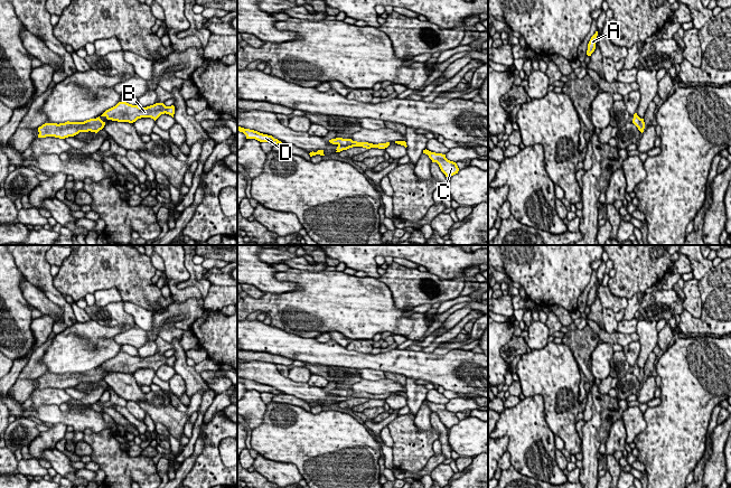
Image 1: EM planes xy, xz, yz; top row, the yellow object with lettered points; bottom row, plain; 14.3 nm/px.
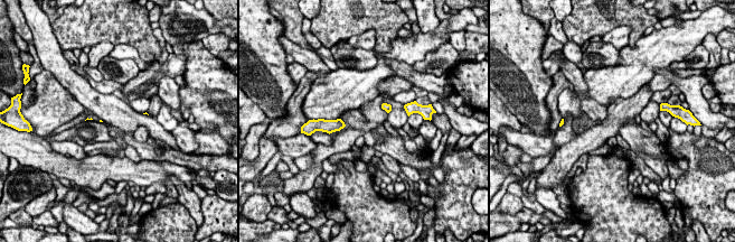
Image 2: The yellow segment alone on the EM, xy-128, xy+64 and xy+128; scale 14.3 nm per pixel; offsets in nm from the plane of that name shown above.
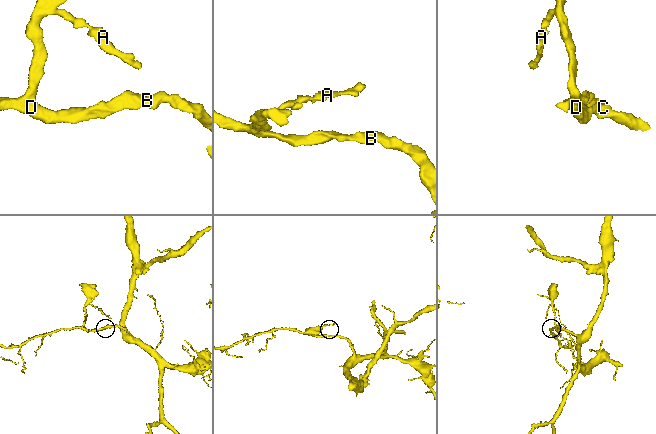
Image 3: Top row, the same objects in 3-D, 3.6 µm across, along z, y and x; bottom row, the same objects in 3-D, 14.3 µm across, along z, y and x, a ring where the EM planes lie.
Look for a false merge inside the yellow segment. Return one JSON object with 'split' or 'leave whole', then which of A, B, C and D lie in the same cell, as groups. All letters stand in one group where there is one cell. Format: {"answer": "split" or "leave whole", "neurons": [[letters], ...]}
{"answer": "leave whole", "neurons": [["A", "B", "C", "D"]]}

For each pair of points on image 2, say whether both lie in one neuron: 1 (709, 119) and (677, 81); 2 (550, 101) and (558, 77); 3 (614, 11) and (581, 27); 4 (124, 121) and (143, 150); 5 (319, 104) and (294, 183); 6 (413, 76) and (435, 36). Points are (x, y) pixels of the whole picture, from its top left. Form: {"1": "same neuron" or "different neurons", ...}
{"1": "same neuron", "2": "same neuron", "3": "same neuron", "4": "different neurons", "5": "different neurons", "6": "different neurons"}

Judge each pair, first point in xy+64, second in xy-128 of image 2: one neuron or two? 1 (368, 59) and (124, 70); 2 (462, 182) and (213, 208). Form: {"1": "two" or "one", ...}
{"1": "one", "2": "one"}

